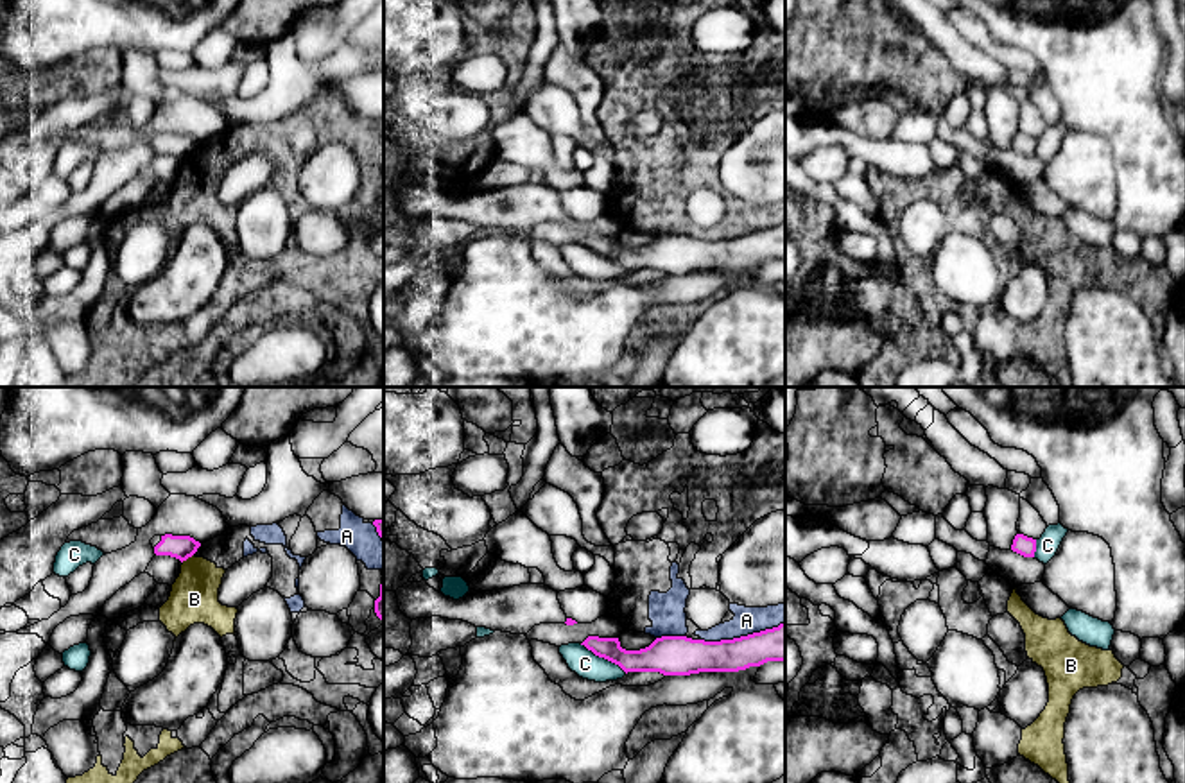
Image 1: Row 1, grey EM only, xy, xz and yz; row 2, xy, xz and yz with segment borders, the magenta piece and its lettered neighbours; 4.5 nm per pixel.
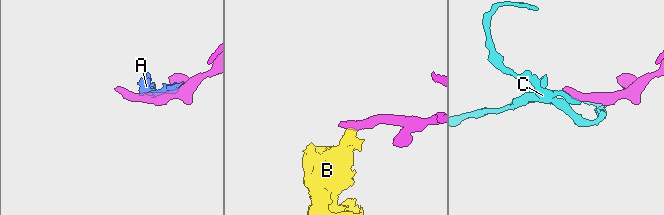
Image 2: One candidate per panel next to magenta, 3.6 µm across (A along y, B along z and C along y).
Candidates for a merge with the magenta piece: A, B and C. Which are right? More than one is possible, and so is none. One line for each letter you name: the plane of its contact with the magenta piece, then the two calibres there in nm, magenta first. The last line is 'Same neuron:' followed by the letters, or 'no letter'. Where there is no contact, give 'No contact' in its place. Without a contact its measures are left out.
Same neuron: no letter

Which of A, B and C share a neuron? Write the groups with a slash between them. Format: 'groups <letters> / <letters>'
groups A B / C

